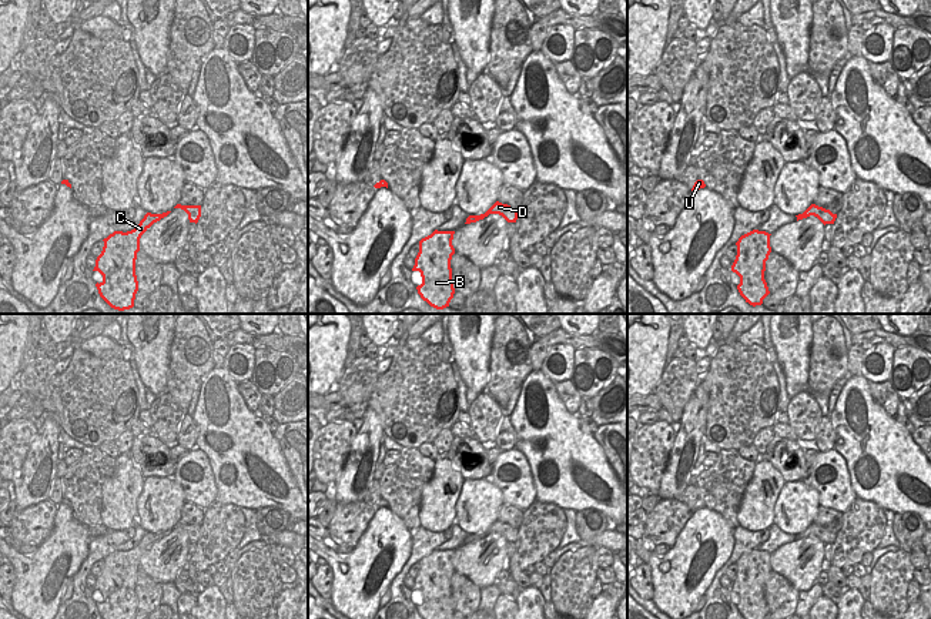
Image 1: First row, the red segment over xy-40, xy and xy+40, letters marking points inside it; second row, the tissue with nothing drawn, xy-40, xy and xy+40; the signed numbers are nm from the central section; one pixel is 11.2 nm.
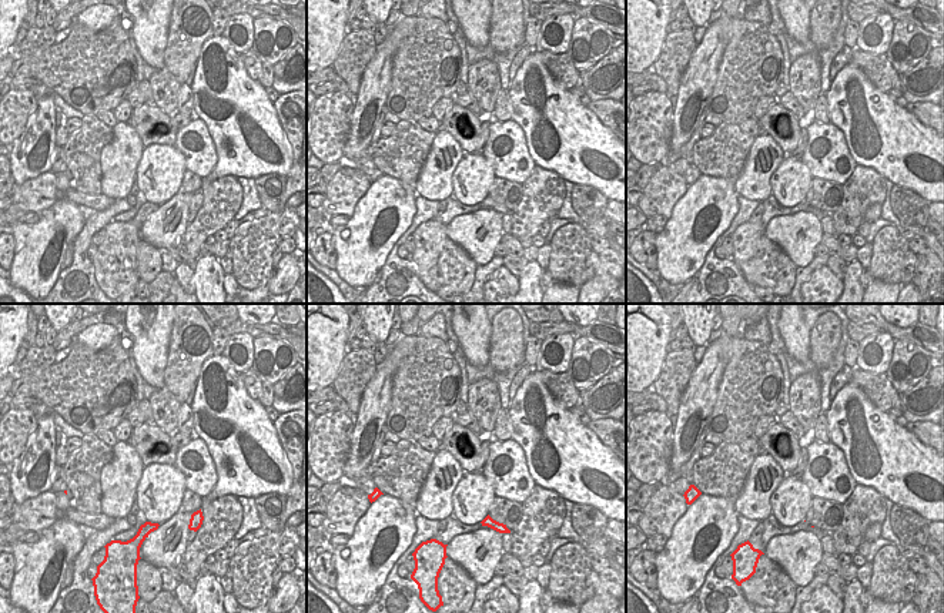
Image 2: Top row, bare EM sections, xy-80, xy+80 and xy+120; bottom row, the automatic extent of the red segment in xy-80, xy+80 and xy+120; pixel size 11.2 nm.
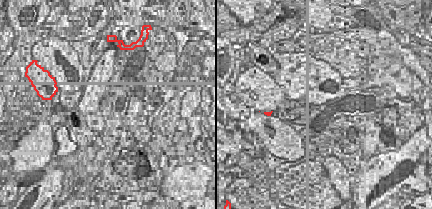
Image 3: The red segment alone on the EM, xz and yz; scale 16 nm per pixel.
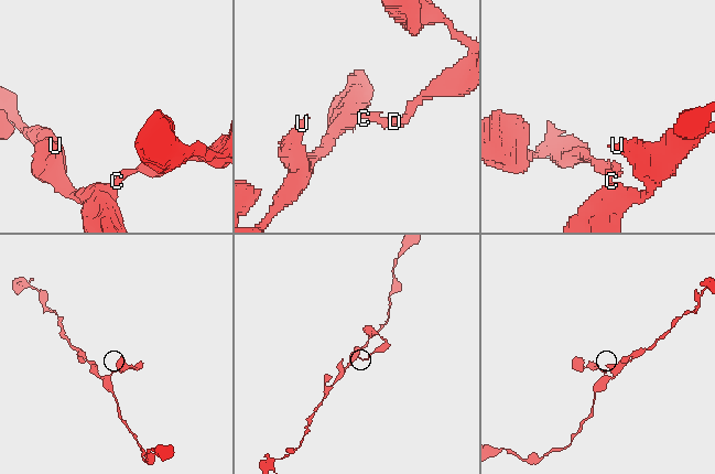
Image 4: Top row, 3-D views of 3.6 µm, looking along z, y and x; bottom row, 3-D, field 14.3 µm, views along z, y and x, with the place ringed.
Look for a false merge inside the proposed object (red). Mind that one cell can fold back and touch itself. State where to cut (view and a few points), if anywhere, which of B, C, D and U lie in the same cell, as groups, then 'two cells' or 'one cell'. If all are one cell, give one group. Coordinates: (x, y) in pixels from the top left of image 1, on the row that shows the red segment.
no cut; B C D U; one cell

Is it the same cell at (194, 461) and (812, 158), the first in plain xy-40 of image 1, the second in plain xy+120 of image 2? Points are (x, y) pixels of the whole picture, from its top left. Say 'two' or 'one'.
one

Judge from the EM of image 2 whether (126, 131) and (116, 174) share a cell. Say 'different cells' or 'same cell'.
same cell

